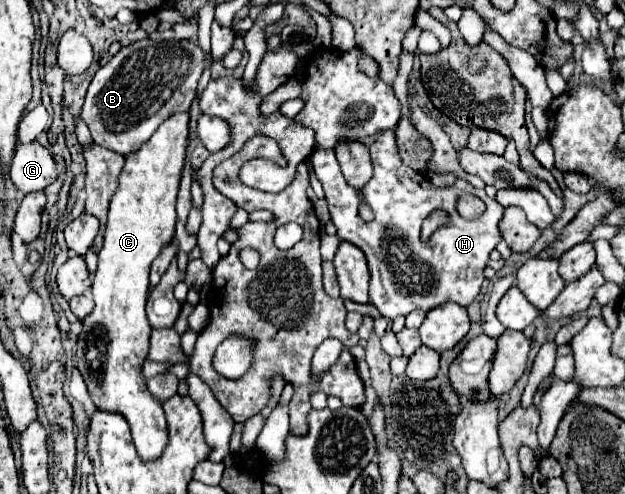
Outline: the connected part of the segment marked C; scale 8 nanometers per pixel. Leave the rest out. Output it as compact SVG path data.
M176 113L174 117L168 117L154 131L154 135L142 145L140 151L126 155L126 163L120 173L120 187L110 203L104 247L98 253L98 271L96 271L94 283L92 283L96 307L84 319L84 327L78 337L78 351L76 351L78 371L90 391L90 397L92 397L96 409L114 411L114 413L124 415L124 419L130 425L138 455L144 461L158 459L168 443L168 427L166 427L166 417L164 417L162 405L148 391L146 379L142 373L142 361L148 357L150 331L152 331L144 307L146 307L146 299L148 299L150 263L158 257L160 249L174 239L176 197L178 197L178 185L182 179L182 171L186 165L188 123L190 123L190 113Z

